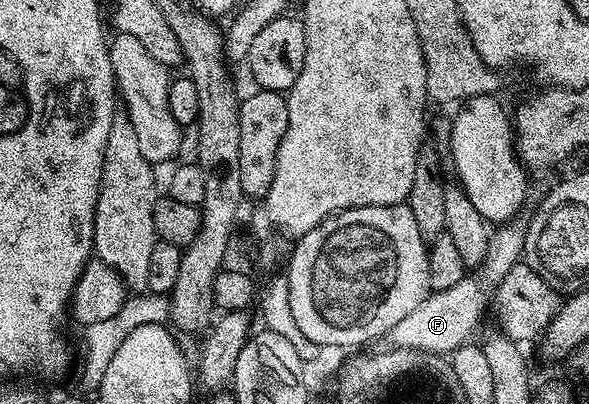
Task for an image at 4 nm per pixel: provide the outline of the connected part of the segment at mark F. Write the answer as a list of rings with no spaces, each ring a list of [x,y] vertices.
[[[463,278],[456,282],[456,286],[448,286],[448,290],[430,292],[412,310],[412,314],[400,318],[396,326],[388,334],[388,340],[395,348],[415,348],[421,352],[436,352],[439,354],[453,354],[464,343],[471,339],[470,336],[478,328],[482,311],[488,308],[488,288],[478,280]]]

